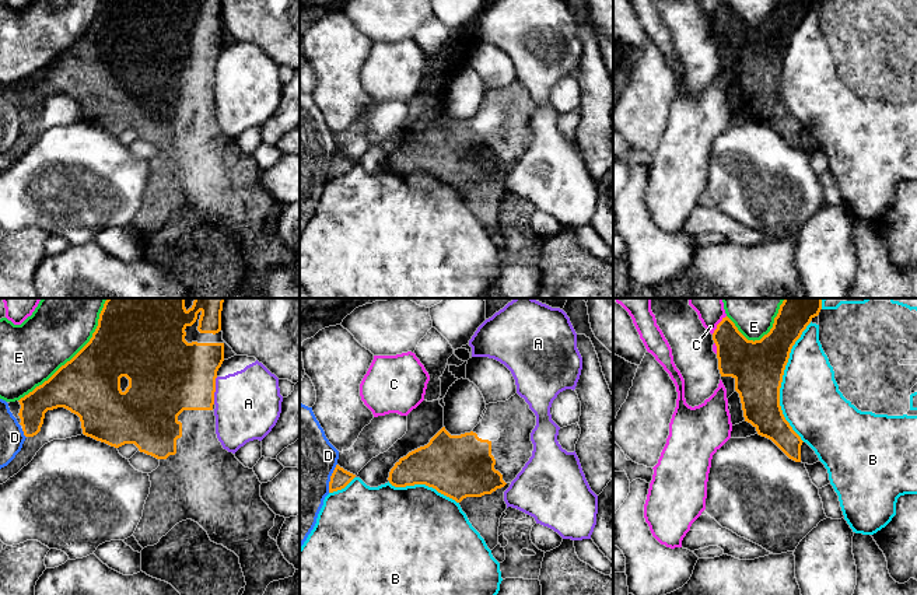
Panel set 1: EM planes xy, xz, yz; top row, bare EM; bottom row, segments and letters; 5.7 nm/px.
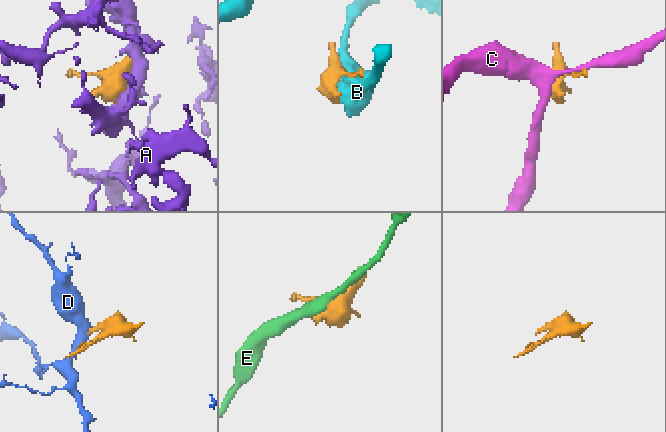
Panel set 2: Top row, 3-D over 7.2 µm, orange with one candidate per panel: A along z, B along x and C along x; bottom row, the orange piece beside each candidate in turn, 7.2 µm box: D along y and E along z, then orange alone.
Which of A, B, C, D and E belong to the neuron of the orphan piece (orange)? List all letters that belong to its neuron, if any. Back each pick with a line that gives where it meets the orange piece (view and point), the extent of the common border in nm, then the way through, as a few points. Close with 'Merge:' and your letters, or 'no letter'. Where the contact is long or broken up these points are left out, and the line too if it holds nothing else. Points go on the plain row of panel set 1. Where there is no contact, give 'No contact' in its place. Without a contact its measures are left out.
Merge: no letter

